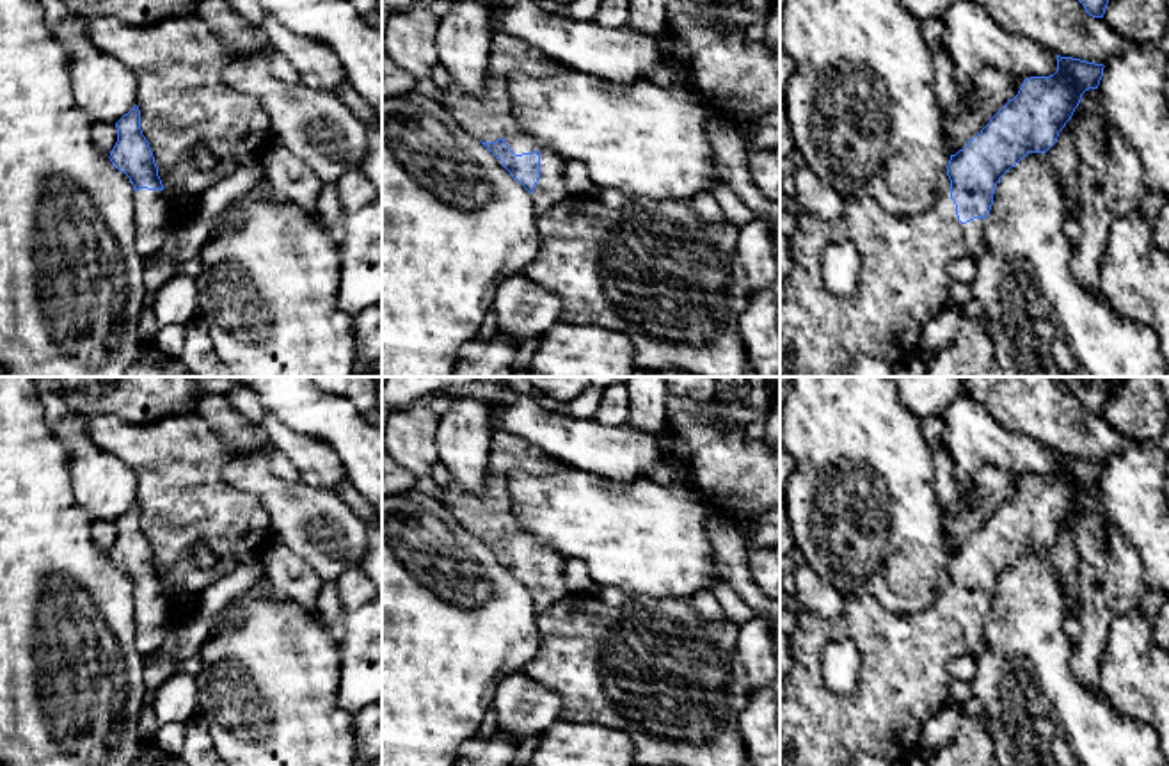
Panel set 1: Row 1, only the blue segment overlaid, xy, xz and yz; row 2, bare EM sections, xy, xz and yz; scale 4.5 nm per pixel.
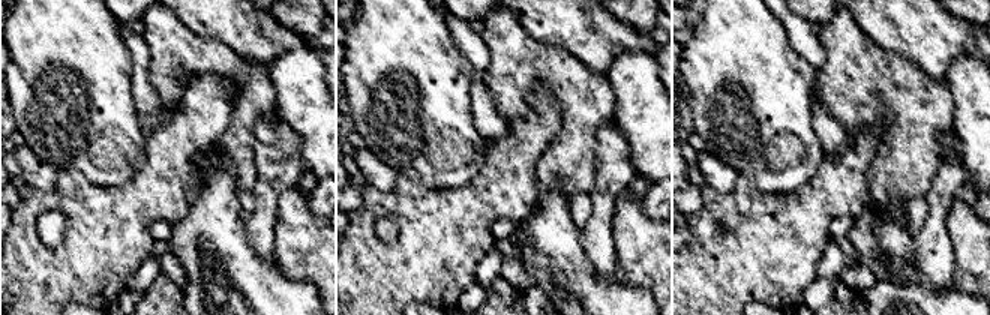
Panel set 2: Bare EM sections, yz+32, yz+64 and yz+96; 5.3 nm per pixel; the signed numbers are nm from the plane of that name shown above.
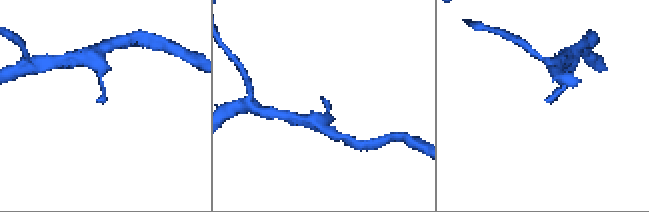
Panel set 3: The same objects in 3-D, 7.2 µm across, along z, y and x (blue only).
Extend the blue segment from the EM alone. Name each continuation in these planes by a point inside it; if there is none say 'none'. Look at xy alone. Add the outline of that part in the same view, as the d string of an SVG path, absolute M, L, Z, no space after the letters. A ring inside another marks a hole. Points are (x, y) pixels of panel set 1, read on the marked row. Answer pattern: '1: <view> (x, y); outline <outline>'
1: xy (151, 214); outline M140 188L133 194L133 224L137 251L144 256L158 252L172 233L171 206L163 190Z

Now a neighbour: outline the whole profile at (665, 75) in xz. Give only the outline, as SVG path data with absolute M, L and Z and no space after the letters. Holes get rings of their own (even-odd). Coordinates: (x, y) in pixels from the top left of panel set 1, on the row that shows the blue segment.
M663 60L652 75L652 84L661 89L673 89L680 68L673 62Z

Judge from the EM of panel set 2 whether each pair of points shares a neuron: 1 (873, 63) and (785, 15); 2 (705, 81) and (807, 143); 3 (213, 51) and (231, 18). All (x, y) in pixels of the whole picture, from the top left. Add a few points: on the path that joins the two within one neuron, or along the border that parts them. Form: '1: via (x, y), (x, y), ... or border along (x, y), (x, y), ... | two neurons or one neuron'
1: border along (816, 35), (825, 65) | two neurons
2: via (732, 78), (747, 78), (785, 116) | one neuron
3: border along (188, 27), (198, 35), (225, 44), (249, 62) | two neurons

